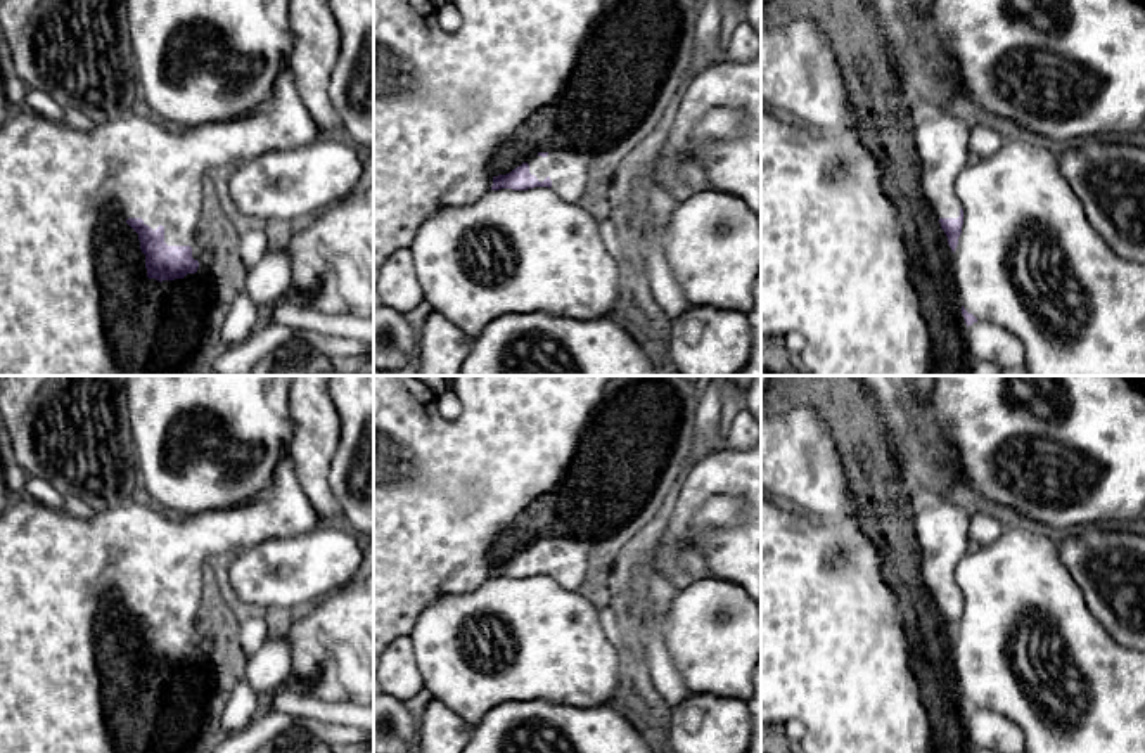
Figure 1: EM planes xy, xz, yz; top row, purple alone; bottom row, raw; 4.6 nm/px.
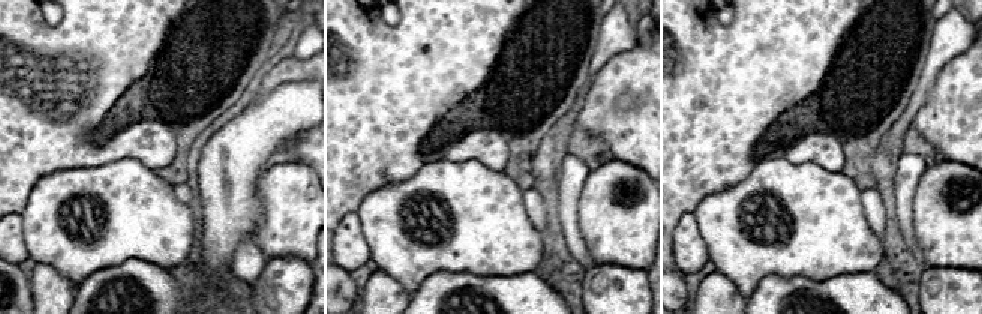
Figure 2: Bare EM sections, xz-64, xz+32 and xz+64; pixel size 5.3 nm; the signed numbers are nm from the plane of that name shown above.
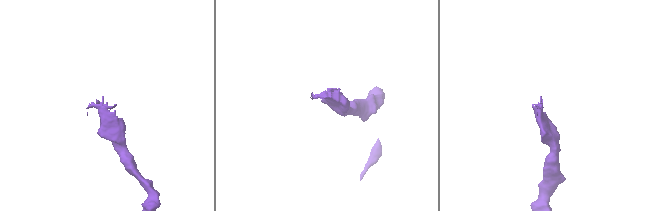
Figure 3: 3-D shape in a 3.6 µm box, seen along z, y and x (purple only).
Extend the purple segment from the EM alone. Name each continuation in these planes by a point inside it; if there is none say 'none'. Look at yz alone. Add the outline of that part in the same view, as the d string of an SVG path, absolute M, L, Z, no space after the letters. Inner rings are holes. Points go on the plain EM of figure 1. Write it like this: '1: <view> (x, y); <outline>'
1: yz (941, 525); M901 479L913 511L913 528L922 549L920 575L937 606L958 606L956 568L972 549L970 505L956 499L936 499Z

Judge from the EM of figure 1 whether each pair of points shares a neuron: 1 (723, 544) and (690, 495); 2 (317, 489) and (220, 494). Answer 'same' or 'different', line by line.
1: same
2: different

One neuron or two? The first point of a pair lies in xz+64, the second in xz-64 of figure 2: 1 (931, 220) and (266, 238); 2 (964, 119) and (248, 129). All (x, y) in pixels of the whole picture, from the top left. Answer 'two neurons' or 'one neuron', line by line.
1: one neuron
2: two neurons

